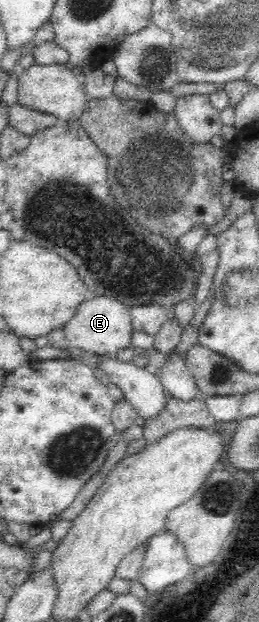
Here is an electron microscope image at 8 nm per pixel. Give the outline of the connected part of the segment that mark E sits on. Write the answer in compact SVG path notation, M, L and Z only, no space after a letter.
M91 295L77 306L77 312L63 324L64 338L71 349L80 349L86 354L115 356L119 350L130 346L132 320L130 309L108 296Z

